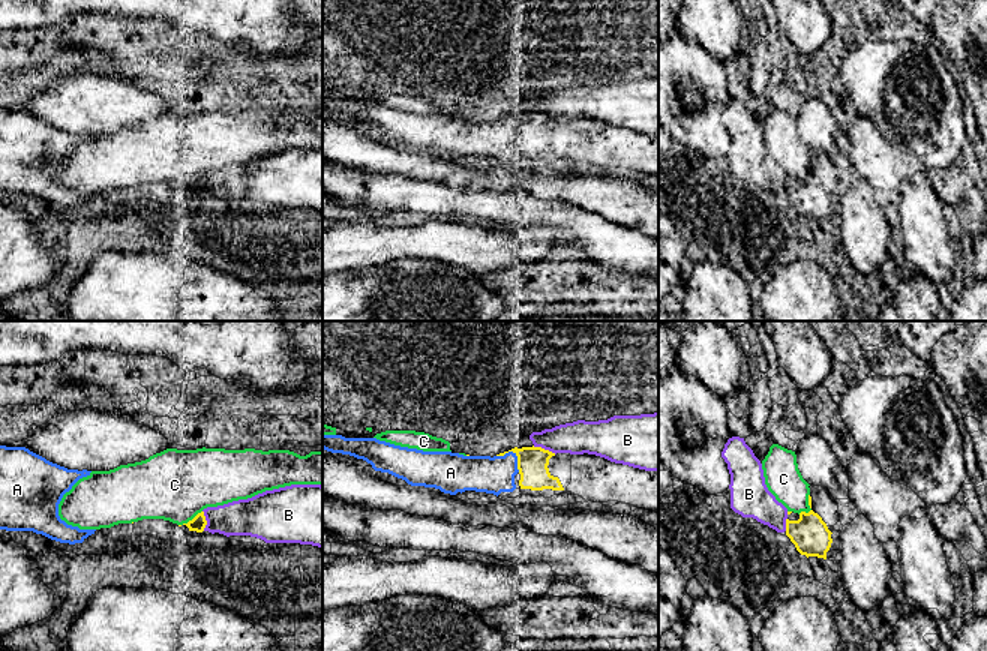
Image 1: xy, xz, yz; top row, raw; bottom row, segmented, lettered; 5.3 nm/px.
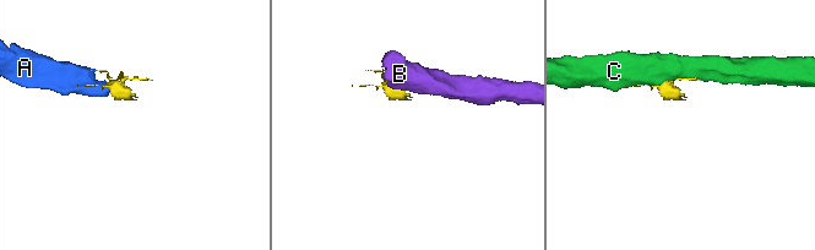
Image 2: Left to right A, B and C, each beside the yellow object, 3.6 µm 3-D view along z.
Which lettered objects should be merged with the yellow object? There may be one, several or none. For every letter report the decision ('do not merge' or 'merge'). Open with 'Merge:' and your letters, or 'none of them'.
Merge: A
A: merge
B: do not merge
C: do not merge

